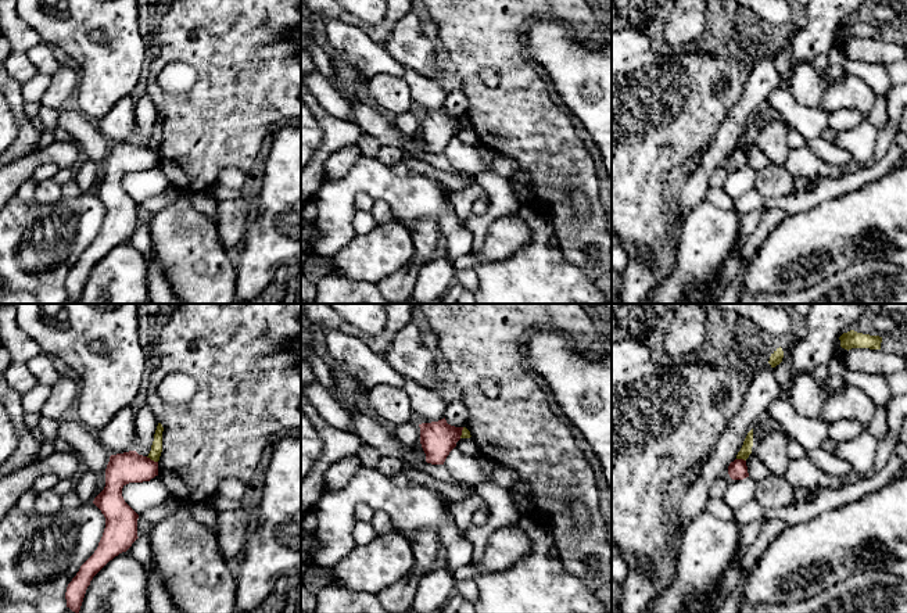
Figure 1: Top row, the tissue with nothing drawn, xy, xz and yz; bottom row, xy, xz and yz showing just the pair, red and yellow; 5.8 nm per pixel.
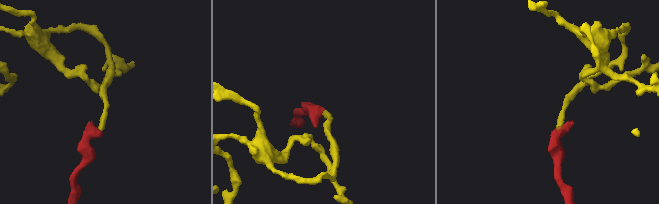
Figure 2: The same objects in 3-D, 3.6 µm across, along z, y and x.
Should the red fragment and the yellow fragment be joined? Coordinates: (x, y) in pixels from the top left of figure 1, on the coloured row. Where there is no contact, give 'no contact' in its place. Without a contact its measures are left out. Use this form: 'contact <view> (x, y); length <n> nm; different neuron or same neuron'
contact xy (150, 459); length 80 nm; different neuron

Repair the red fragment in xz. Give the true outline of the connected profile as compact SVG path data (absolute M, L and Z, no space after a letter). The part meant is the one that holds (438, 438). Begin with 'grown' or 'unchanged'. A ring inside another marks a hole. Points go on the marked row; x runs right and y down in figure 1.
unchanged | M445 417L438 422L422 423L420 444L426 454L426 462L431 465L444 465L449 452L460 440L463 427L455 427L447 423Z

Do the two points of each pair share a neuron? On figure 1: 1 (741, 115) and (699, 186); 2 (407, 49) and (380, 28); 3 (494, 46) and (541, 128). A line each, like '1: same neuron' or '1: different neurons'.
1: same neuron
2: different neurons
3: same neuron

